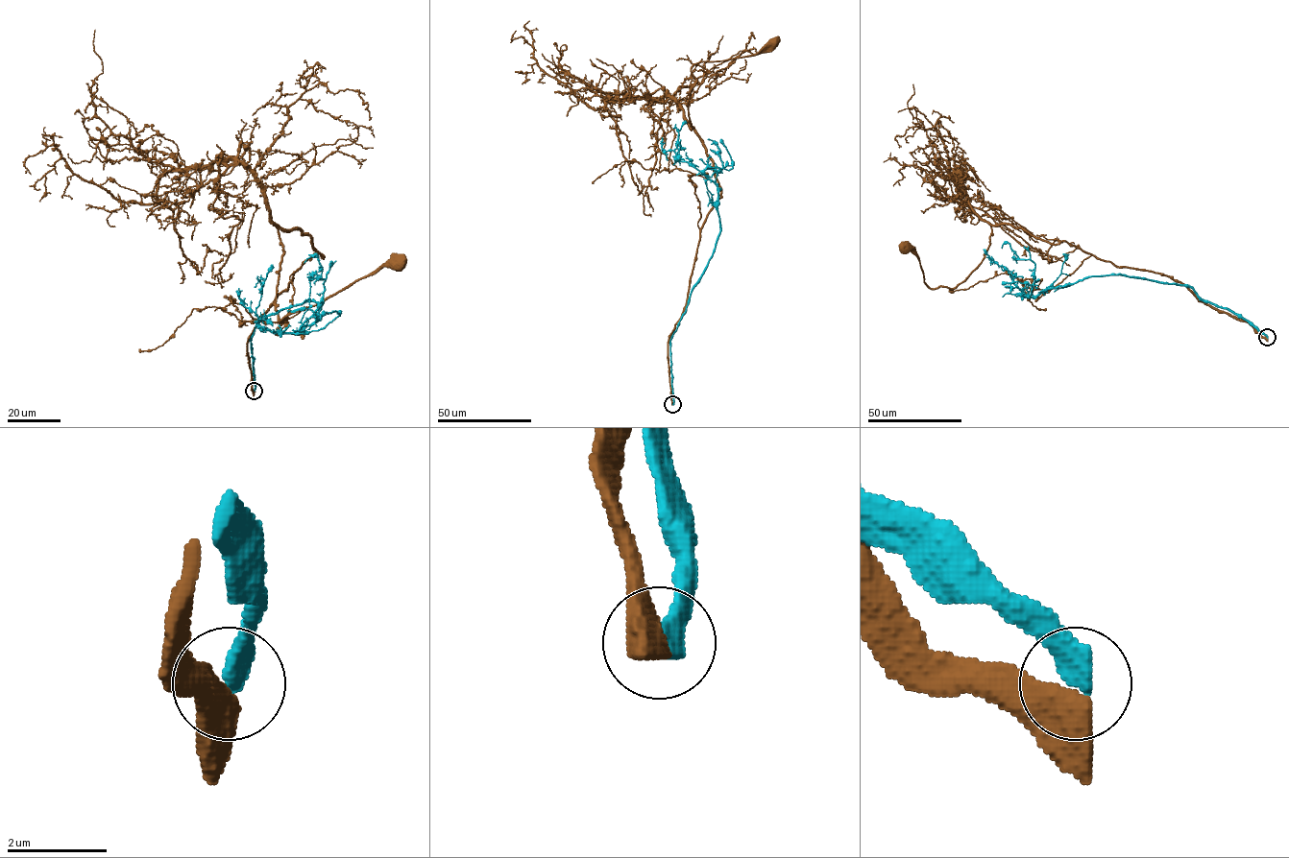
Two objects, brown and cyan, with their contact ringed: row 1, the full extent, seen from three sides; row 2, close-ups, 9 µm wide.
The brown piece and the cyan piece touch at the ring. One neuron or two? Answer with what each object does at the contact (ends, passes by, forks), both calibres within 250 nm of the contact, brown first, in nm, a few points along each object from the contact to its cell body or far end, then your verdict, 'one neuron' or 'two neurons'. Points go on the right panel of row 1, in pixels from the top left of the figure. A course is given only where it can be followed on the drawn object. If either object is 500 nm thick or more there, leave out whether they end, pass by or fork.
calibres 650 and 480 nm; course brown (1267, 337), (1169, 276), (1010, 225), (990, 224), (985, 257), (952, 289), (930, 289), (904, 247); course cyan (1267, 337), (1228, 310), (1204, 301), (1192, 288), (1120, 274), (1085, 277), (1025, 297), (1008, 270), (984, 249); two neurons

